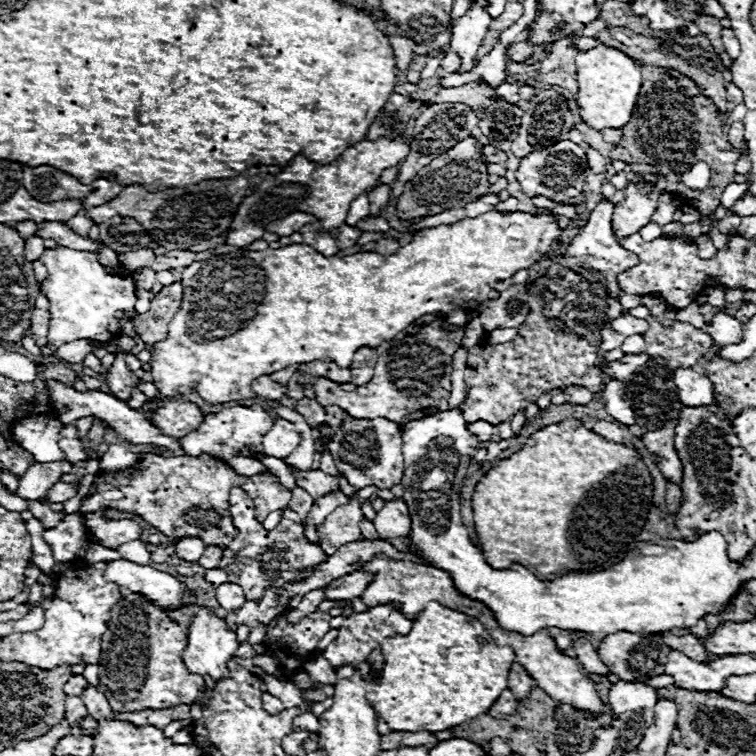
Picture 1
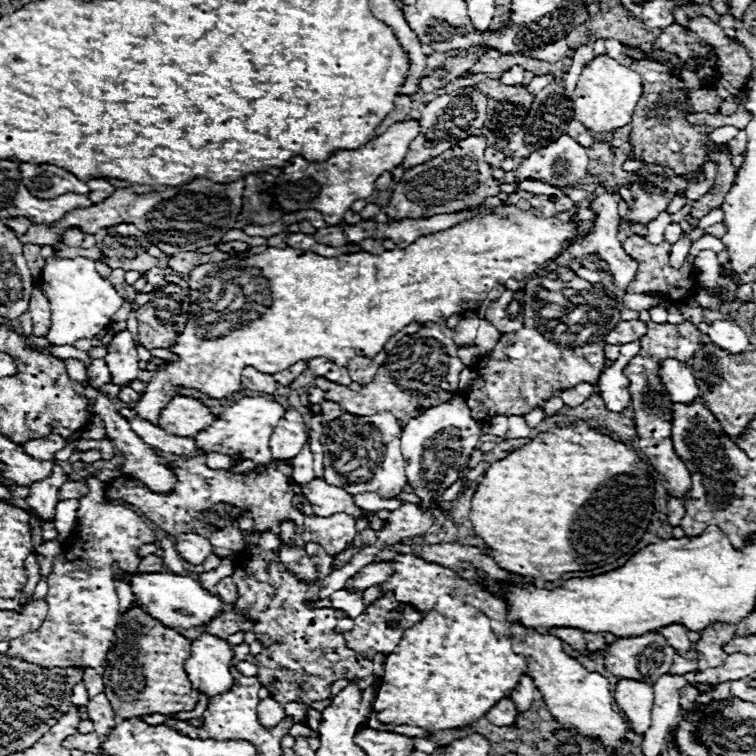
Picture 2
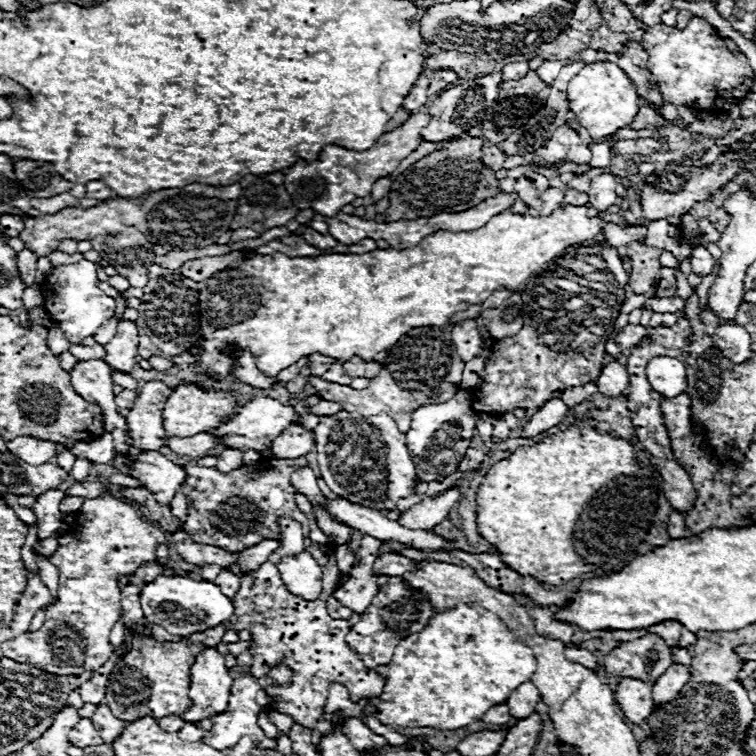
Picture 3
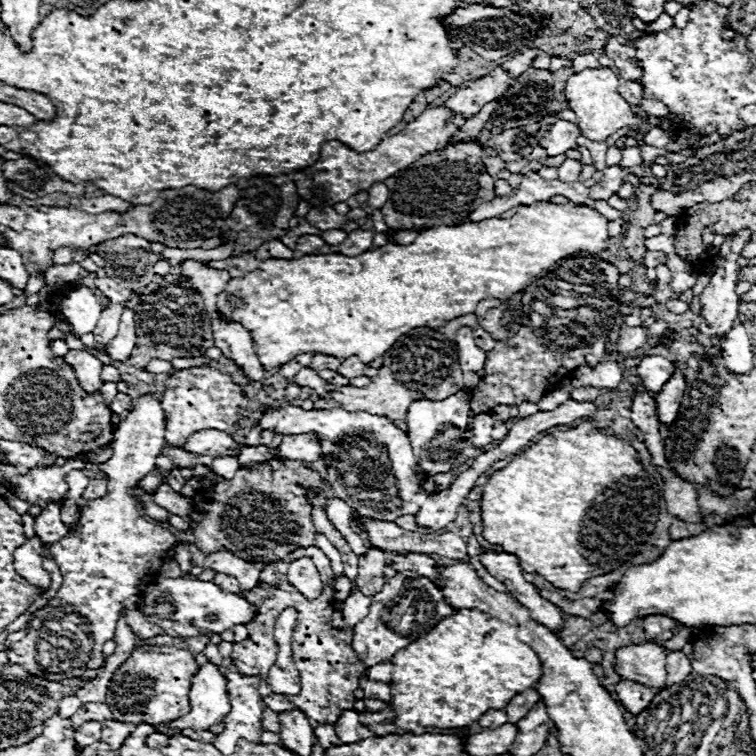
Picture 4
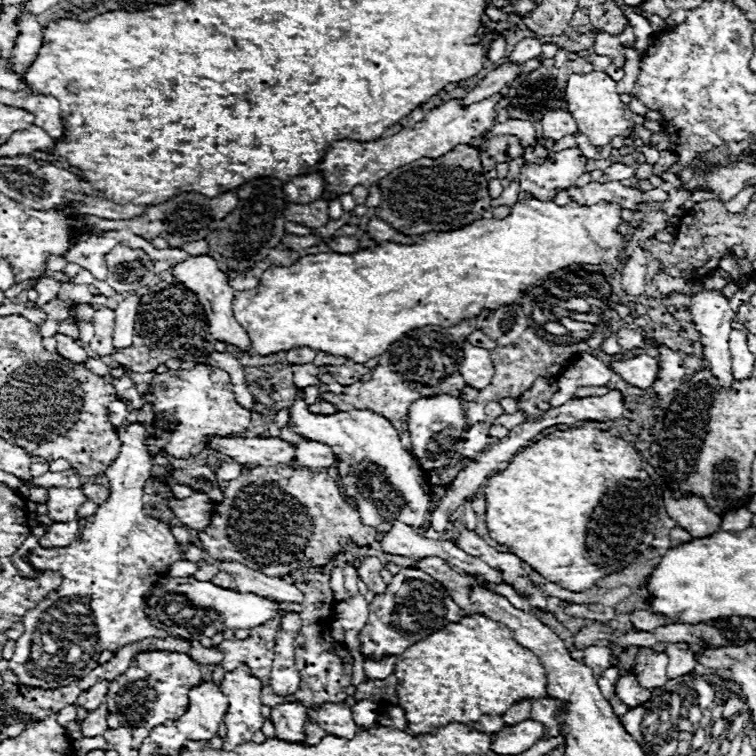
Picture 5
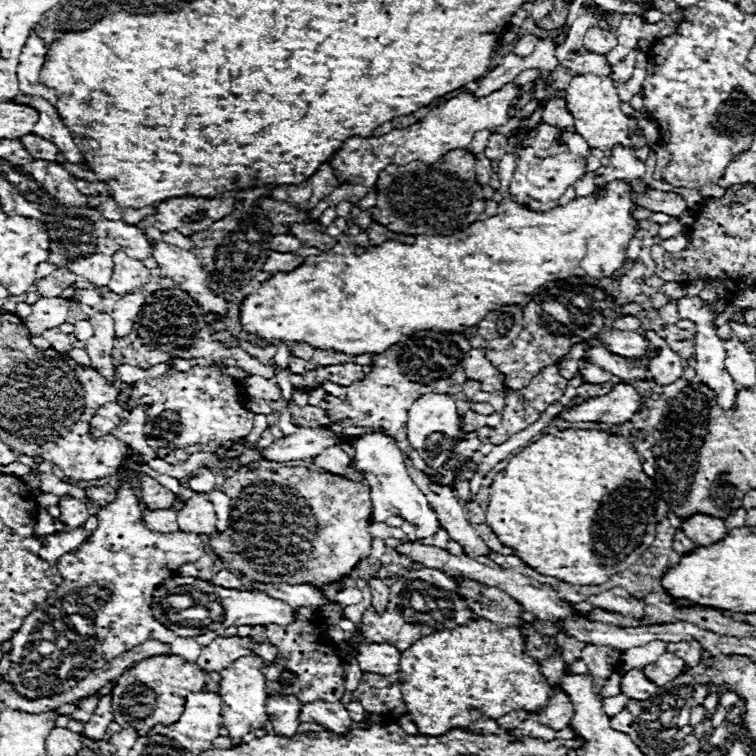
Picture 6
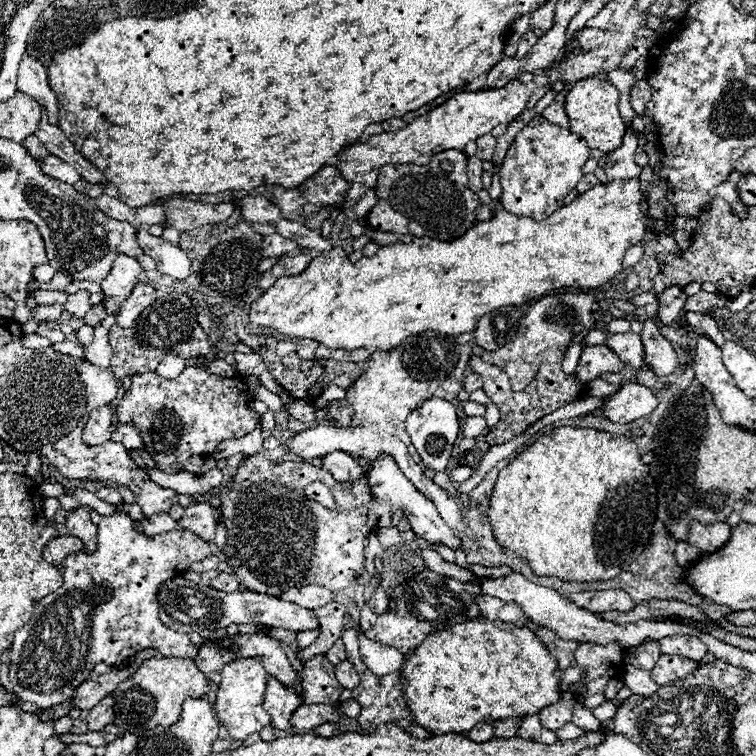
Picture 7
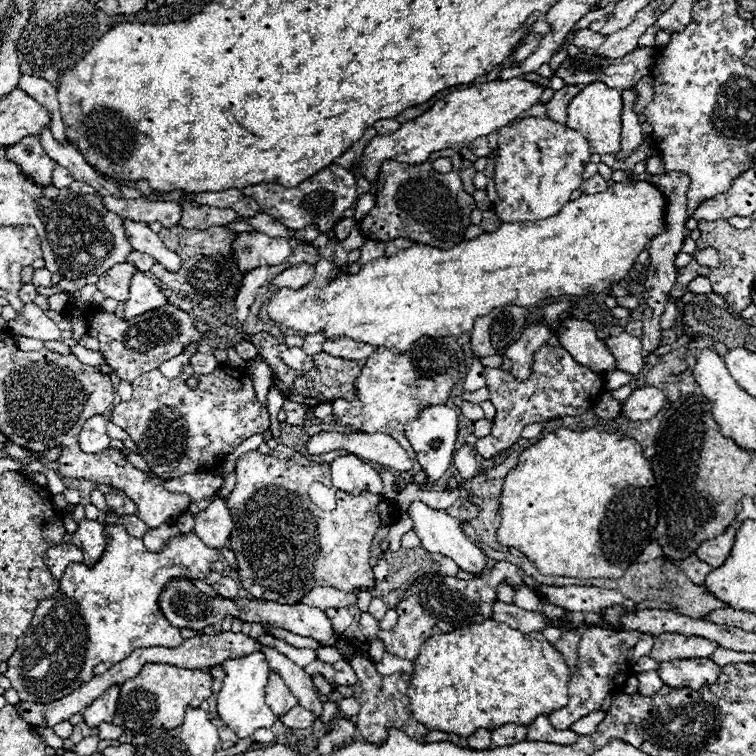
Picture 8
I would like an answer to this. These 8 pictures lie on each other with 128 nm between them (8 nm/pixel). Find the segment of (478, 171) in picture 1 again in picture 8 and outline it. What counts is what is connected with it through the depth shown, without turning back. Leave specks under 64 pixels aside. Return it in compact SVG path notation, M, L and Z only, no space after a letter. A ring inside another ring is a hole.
M438 150L438 152L430 154L430 160L422 162L422 164L406 164L406 162L396 162L396 160L384 160L380 174L378 174L378 180L376 180L376 204L360 220L360 232L366 238L380 240L380 242L388 242L394 238L410 238L416 244L428 244L428 246L444 248L444 250L460 244L464 240L466 228L470 226L470 212L476 210L474 198L468 192L464 192L464 188L462 188L462 180L458 174L460 162L462 162L462 156L456 150ZM436 158L450 158L450 162L456 170L452 170L448 174L434 172L430 164Z

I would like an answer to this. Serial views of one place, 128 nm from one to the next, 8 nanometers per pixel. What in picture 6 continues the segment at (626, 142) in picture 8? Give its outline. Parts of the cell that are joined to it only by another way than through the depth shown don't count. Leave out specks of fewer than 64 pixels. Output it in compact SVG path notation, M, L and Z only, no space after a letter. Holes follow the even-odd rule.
M621 144L610 150L610 166L606 166L604 180L630 180L630 178L644 178L644 162L636 158L635 150Z

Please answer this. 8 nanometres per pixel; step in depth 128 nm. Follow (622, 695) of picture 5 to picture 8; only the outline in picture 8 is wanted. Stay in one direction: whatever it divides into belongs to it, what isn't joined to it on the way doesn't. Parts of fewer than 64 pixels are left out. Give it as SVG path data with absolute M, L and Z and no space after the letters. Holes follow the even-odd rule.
M658 670L638 674L638 682L640 682L638 692L640 692L640 694L644 694L644 696L654 696L654 694L664 686L664 682L662 682L662 678L660 678Z

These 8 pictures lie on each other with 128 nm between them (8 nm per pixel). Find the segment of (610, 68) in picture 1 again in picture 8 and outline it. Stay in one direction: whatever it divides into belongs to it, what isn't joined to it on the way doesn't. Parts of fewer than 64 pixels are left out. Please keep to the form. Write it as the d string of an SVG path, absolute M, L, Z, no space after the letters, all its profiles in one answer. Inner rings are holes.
M606 84L586 86L574 100L568 104L568 122L566 126L580 132L590 146L592 154L618 154L620 152L620 134L622 134L622 94Z

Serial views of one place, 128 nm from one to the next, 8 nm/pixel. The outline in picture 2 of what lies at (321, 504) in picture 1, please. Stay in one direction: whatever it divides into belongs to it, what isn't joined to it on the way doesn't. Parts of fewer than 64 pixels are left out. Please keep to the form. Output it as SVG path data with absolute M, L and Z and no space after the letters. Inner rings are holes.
M366 493L366 494L357 494L353 496L354 503L367 511L379 511L379 510L388 510L392 511L399 508L403 502L395 498L390 500L384 500L380 498L376 493Z

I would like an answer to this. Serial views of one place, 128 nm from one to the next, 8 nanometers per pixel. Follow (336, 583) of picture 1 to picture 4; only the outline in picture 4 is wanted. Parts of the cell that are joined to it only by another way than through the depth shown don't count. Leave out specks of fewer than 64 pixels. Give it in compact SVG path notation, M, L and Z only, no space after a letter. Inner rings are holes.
M404 554L404 556L398 556L392 564L394 570L402 572L402 570L412 570L412 572L418 572L420 576L428 576L432 582L436 582L436 586L444 586L444 578L436 572L436 562L428 556L428 554Z

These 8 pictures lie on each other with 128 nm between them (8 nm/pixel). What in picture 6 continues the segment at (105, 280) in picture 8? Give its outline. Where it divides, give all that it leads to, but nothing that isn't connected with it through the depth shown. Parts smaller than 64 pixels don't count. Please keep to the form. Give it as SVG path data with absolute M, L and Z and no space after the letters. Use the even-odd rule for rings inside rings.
M122 250L116 252L116 256L112 256L112 258L114 258L114 272L108 282L108 288L112 292L116 292L116 294L134 292L134 290L140 290L148 282L150 272L142 260L130 258Z

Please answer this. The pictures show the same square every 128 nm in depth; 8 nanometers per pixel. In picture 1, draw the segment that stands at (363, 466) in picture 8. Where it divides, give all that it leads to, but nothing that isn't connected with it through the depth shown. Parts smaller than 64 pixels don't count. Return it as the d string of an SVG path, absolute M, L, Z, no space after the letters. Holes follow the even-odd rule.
M278 418L270 432L264 434L264 452L274 458L286 458L300 442L300 434L294 430L294 424Z

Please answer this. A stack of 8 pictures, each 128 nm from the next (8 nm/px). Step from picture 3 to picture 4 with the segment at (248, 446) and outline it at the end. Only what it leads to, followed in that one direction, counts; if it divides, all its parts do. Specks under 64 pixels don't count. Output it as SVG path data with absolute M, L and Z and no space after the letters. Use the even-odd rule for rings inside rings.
M286 406L274 412L266 408L260 426L276 434L314 434L322 450L332 456L332 466L338 468L336 472L344 472L328 476L334 494L360 516L374 520L396 520L404 514L416 516L428 498L428 492L422 488L428 476L422 470L418 474L418 462L406 432L398 430L386 416L346 412L342 408L302 410L300 406Z

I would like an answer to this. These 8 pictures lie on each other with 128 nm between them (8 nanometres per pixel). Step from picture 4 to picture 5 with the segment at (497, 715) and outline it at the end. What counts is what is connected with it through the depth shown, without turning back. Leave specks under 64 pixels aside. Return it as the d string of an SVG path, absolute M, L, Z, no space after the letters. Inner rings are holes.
M482 716L476 724L472 724L472 728L484 734L496 734L504 728L504 722L502 722L502 716Z

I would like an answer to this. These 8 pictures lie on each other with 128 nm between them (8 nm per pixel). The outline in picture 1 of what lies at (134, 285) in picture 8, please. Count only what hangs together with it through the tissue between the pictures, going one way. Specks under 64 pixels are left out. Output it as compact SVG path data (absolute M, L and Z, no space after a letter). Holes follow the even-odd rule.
M116 352L116 358L108 370L106 382L110 386L110 392L120 398L120 400L128 400L130 398L130 390L134 386L138 386L138 376L126 366L126 354L128 352Z

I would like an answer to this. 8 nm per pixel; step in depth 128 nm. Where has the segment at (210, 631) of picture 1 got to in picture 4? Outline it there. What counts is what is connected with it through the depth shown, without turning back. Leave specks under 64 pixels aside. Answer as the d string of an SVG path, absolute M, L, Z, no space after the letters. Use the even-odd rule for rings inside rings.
M212 662L200 666L200 670L196 672L196 676L192 678L192 686L190 686L190 694L188 696L190 696L190 708L192 710L188 714L180 716L178 720L172 720L170 726L168 726L168 730L164 730L164 732L156 730L154 734L150 734L148 740L146 740L146 744L150 748L164 748L164 746L168 746L168 738L174 736L174 730L186 730L186 728L196 730L196 732L210 730L210 726L214 726L216 722L222 722L224 716L230 712L230 700L228 700L228 692L226 692L226 680L218 672L218 666L214 666Z

